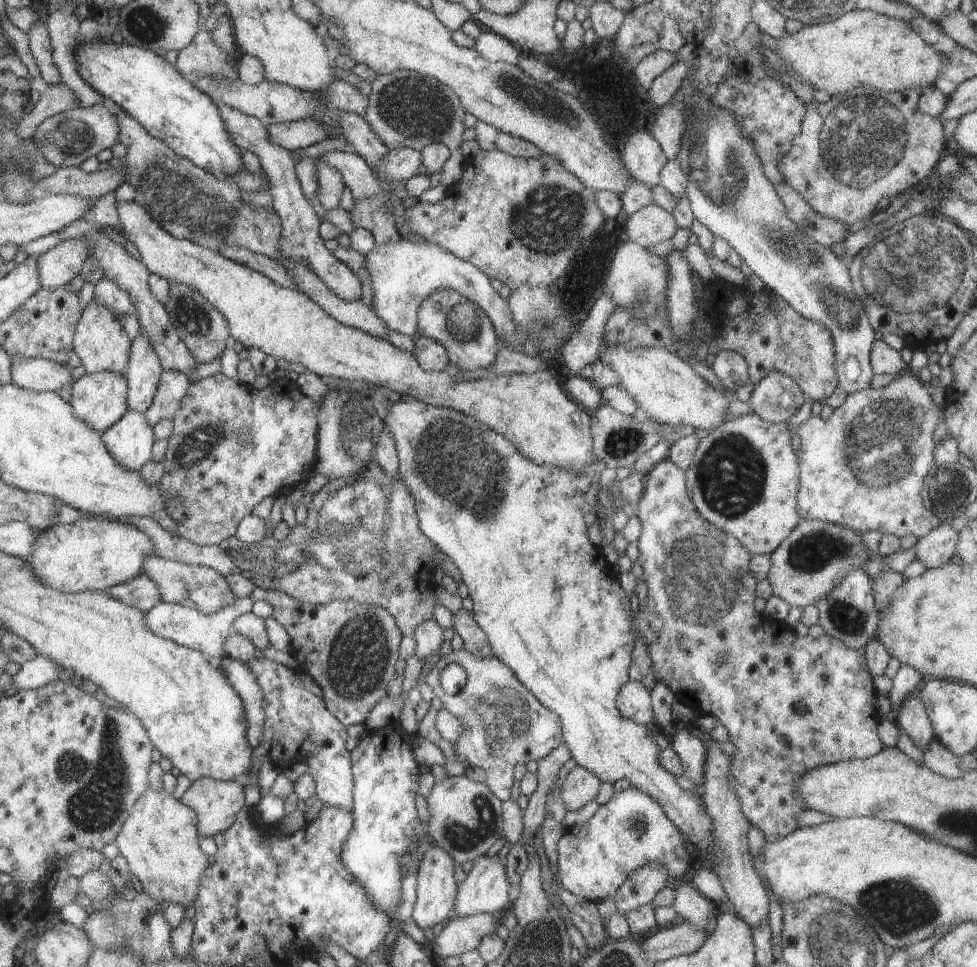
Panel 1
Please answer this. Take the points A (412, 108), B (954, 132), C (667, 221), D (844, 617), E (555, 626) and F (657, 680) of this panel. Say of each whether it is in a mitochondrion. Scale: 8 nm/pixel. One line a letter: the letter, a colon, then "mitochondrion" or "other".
A: mitochondrion
B: other
C: other
D: mitochondrion
E: mitochondrion
F: other

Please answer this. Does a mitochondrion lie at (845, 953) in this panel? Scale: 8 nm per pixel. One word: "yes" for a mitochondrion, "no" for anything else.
yes

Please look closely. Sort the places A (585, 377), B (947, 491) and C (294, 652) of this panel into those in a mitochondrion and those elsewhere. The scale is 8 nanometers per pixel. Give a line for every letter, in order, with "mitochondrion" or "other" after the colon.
A: other
B: mitochondrion
C: other

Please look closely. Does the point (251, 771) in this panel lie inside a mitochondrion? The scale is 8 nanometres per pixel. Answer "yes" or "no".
no

